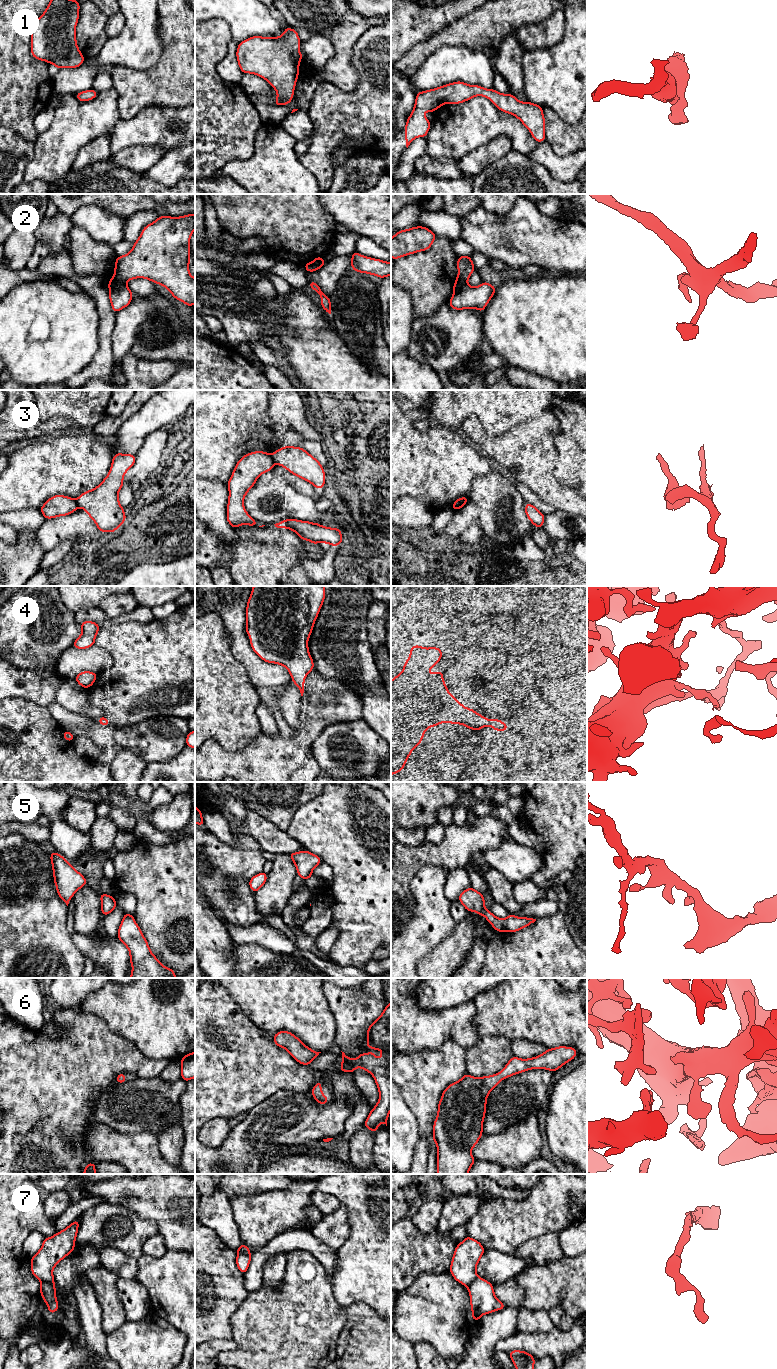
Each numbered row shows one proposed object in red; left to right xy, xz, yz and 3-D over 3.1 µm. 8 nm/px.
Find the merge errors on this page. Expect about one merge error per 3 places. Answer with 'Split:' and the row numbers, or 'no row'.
Split: 2, 3, 7

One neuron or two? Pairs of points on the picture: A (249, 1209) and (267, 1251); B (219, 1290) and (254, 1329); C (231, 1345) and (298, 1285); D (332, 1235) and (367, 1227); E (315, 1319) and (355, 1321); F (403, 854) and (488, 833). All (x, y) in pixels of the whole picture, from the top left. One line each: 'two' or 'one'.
A: two
B: two
C: two
D: two
E: two
F: one

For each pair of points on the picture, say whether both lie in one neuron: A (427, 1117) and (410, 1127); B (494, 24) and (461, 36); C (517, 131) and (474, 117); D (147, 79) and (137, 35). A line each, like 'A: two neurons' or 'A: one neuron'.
A: two neurons
B: one neuron
C: one neuron
D: two neurons

